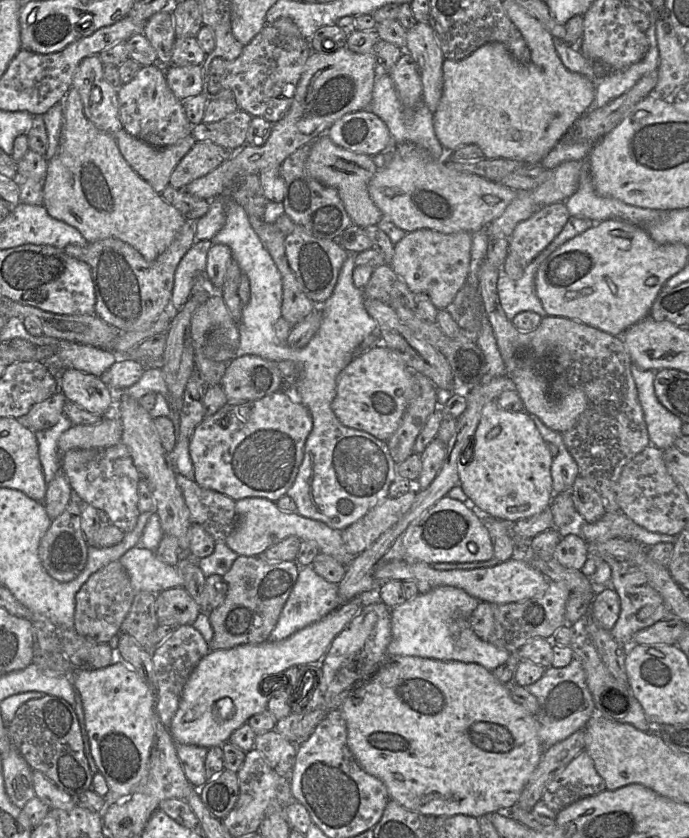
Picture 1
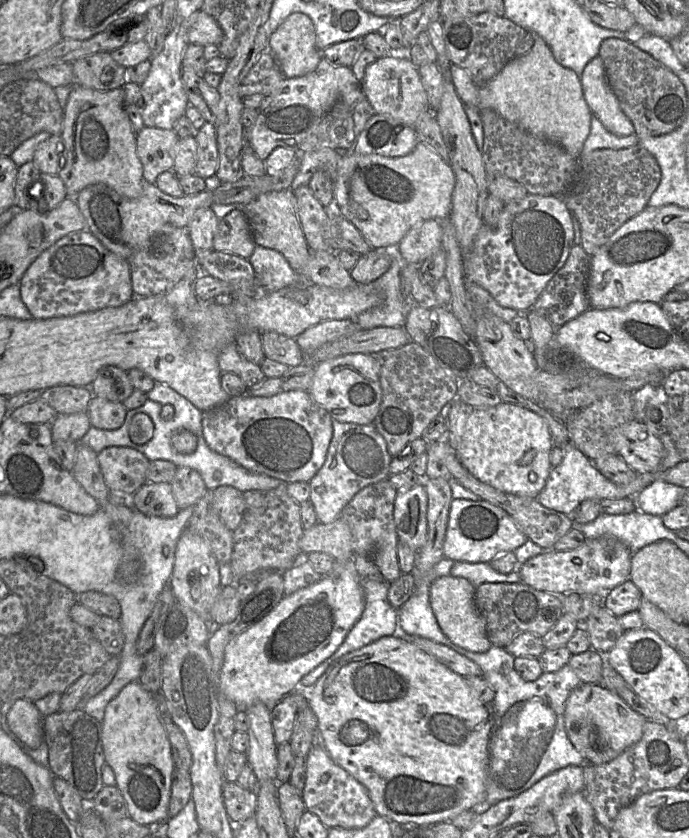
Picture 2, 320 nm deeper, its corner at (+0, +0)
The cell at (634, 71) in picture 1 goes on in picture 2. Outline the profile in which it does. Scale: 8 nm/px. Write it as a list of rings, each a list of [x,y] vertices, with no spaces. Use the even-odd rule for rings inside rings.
[[[592,115],[590,133],[583,145],[582,154],[599,149],[627,149],[637,145],[638,142],[639,137],[635,133],[629,136],[612,134],[603,126],[597,116]]]

